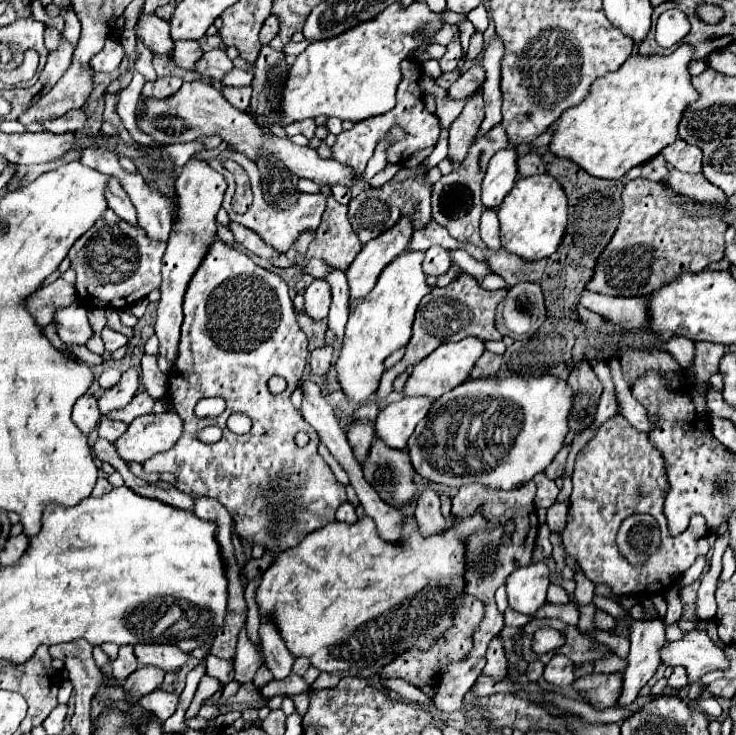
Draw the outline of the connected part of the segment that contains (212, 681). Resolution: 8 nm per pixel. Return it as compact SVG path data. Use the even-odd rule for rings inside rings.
M204 674L198 684L194 698L189 708L187 708L187 718L193 718L193 716L199 712L199 708L202 706L202 701L211 697L221 687L222 684L217 679Z

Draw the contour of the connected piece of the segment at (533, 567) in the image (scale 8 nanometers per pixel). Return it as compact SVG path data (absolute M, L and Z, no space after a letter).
M545 562L529 564L507 578L507 598L515 612L533 616L543 604L549 588L549 568Z

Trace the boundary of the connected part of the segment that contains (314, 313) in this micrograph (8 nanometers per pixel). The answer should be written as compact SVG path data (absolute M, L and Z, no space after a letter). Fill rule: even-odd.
M313 280L305 288L305 310L313 320L321 320L327 316L331 306L331 288L327 288L325 280Z

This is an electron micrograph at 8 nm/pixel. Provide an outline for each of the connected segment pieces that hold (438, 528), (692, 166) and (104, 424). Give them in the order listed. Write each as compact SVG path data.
M425 486L425 490L421 490L421 494L417 498L415 518L419 522L419 530L423 536L443 532L447 528L447 522L439 510L439 496L437 496L437 492L429 490L429 486Z
M677 138L673 144L665 146L661 154L673 168L681 172L691 172L691 174L701 172L701 150L687 144L685 140Z
M101 418L97 432L99 432L99 438L105 438L109 442L115 442L119 436L123 436L125 430L127 430L127 426L123 422L109 420L109 418Z

